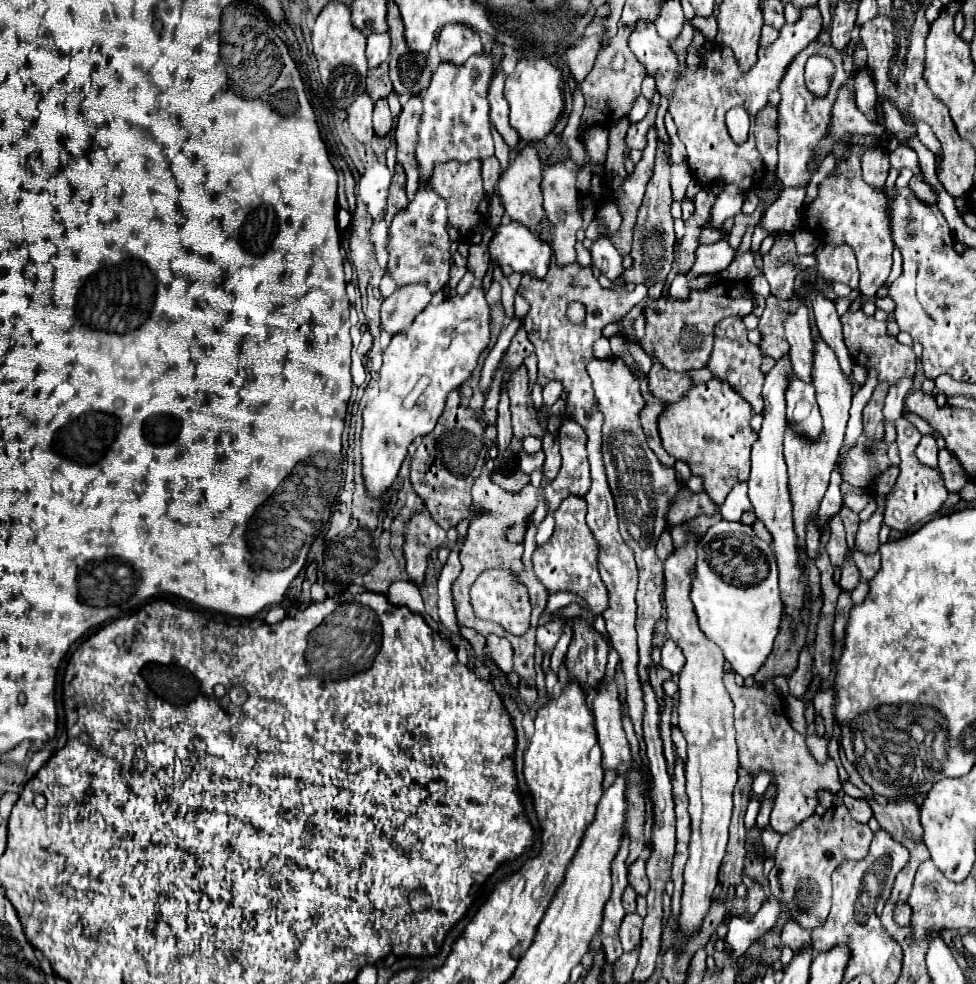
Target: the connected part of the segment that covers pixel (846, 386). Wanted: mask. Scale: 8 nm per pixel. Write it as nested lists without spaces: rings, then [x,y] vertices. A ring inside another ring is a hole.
[[[819,337],[813,343],[813,387],[817,391],[817,403],[823,419],[823,431],[817,437],[817,443],[805,443],[805,439],[797,439],[793,429],[787,423],[785,429],[785,461],[789,467],[789,485],[791,485],[791,501],[795,507],[795,533],[799,543],[805,543],[805,525],[807,521],[817,523],[817,509],[819,501],[829,487],[829,477],[833,465],[837,461],[839,449],[843,445],[845,427],[849,419],[849,407],[853,397],[853,381],[843,373],[835,351]]]

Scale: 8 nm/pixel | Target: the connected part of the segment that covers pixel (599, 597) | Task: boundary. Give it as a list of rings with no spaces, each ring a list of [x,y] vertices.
[[[567,497],[559,509],[553,513],[555,531],[545,545],[539,545],[531,557],[533,571],[537,579],[547,587],[549,593],[571,591],[583,597],[589,603],[591,611],[605,611],[607,607],[607,589],[599,577],[597,569],[597,553],[599,547],[587,527],[585,521],[587,503],[581,497]]]

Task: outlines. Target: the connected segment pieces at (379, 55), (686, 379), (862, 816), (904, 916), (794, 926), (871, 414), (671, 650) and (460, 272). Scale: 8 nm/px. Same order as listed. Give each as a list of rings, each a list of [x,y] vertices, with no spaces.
[[[373,33],[367,37],[367,59],[369,59],[369,69],[379,67],[383,61],[389,57],[389,47],[391,39],[387,33]]]
[[[653,363],[653,369],[649,371],[649,389],[657,399],[665,403],[681,401],[691,385],[693,381],[687,373],[669,371],[659,363]]]
[[[845,795],[845,797],[843,797],[843,803],[845,803],[845,807],[849,809],[849,815],[851,815],[855,821],[867,823],[867,821],[873,817],[871,807],[869,807],[867,801],[863,801],[863,799],[853,799],[853,797]]]
[[[897,901],[895,903],[897,907],[895,907],[895,911],[893,911],[893,919],[895,919],[895,923],[897,925],[909,925],[909,919],[911,919],[911,907],[909,907],[909,903],[905,901]]]
[[[789,921],[789,923],[785,925],[783,933],[781,933],[781,941],[783,941],[783,945],[787,945],[789,949],[793,949],[793,953],[797,953],[801,945],[805,945],[805,943],[811,945],[811,933],[805,931],[803,927],[799,927],[799,923]]]
[[[879,383],[869,399],[869,403],[863,409],[863,429],[865,435],[869,435],[875,441],[883,439],[883,419],[881,419],[881,407],[885,405],[885,395],[889,391],[887,383]]]
[[[667,639],[663,649],[661,649],[661,665],[663,665],[663,669],[667,669],[673,675],[677,675],[677,673],[681,673],[681,667],[684,664],[685,657],[681,649],[671,639]]]
[[[459,253],[451,255],[451,263],[453,263],[453,271],[449,273],[449,287],[455,289],[459,279],[467,273],[467,259],[463,259]]]

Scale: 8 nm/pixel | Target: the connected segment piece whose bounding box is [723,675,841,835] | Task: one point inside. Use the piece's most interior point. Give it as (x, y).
(766, 741)

